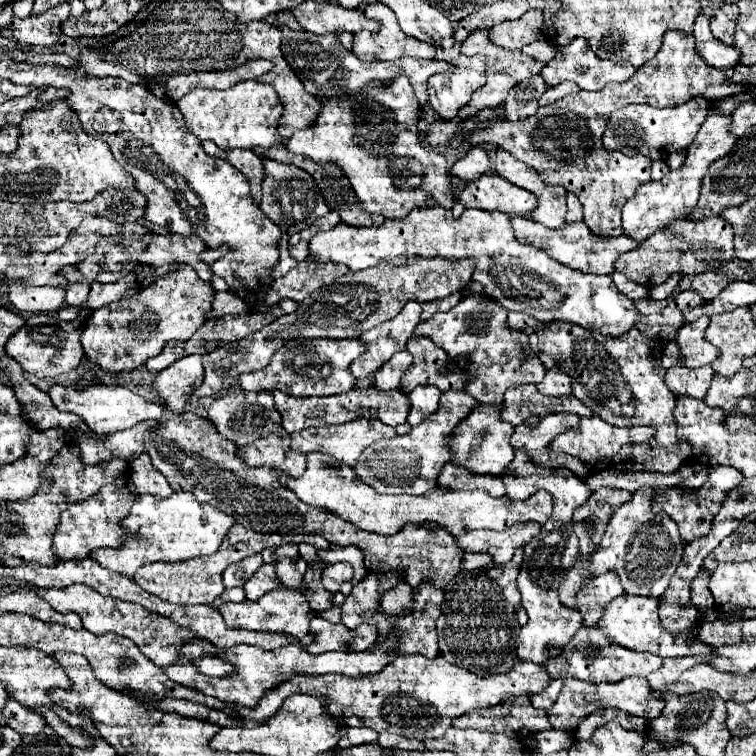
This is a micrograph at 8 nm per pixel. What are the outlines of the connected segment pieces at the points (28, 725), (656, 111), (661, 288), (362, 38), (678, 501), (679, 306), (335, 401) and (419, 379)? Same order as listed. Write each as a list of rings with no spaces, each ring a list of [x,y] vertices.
[[[7,700],[3,708],[5,722],[19,734],[39,734],[45,728],[45,718],[33,710],[21,708],[15,700]]]
[[[691,98],[689,102],[673,108],[653,108],[649,104],[629,104],[621,110],[615,110],[603,132],[603,148],[621,150],[627,156],[643,154],[651,160],[665,160],[671,152],[689,148],[693,138],[699,132],[699,126],[707,118],[707,100]]]
[[[673,274],[673,276],[669,276],[663,284],[653,286],[653,288],[649,290],[649,296],[651,296],[653,300],[665,300],[665,298],[669,298],[669,296],[675,292],[677,284],[683,280],[683,276],[685,276],[685,274]]]
[[[373,2],[365,6],[365,16],[379,22],[377,32],[357,32],[353,34],[351,52],[367,62],[375,60],[397,60],[399,56],[417,56],[417,58],[433,58],[433,44],[421,42],[413,36],[401,32],[395,14],[389,6],[381,2]]]
[[[715,466],[709,470],[707,482],[699,490],[685,490],[685,488],[661,488],[655,496],[655,506],[659,510],[665,510],[679,526],[679,534],[685,542],[693,542],[701,536],[709,534],[713,516],[719,512],[721,502],[729,494],[729,490],[737,488],[743,480],[743,474],[733,466]]]
[[[441,206],[413,208],[405,218],[385,218],[377,228],[355,228],[349,224],[337,224],[327,232],[317,232],[309,242],[309,254],[313,264],[345,264],[349,270],[365,270],[377,264],[377,260],[403,262],[409,256],[445,258],[451,262],[471,260],[477,268],[473,280],[479,282],[485,292],[503,304],[507,310],[517,310],[533,316],[539,322],[565,320],[589,330],[601,330],[603,336],[619,336],[629,328],[643,330],[649,338],[673,340],[673,332],[685,324],[683,312],[695,304],[695,292],[679,292],[663,312],[655,316],[641,316],[631,298],[621,294],[611,276],[583,274],[551,260],[545,252],[531,244],[523,244],[515,238],[511,220],[505,212],[466,209],[461,218],[455,218],[451,210]]]
[[[273,392],[277,410],[283,418],[283,428],[287,432],[299,432],[311,426],[329,426],[329,424],[343,424],[351,420],[349,406],[345,408],[343,394],[329,396],[329,398],[309,398],[299,400],[285,392]]]
[[[411,338],[407,348],[413,356],[413,366],[401,378],[403,392],[411,392],[419,384],[433,384],[441,392],[451,388],[463,388],[465,376],[461,372],[451,372],[447,368],[449,356],[429,338]]]

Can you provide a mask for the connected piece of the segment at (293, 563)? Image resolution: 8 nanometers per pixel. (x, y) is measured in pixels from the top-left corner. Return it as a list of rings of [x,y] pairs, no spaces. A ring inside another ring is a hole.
[[[301,556],[297,558],[283,558],[275,564],[277,568],[277,578],[285,584],[285,586],[293,586],[293,588],[299,588],[301,586],[301,580],[303,580],[303,574],[307,570],[307,564]]]

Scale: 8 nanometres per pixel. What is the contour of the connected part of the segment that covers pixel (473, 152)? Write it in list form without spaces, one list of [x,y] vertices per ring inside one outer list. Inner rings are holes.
[[[473,146],[465,158],[457,160],[451,168],[451,174],[463,180],[477,180],[491,170],[491,158],[483,146]]]

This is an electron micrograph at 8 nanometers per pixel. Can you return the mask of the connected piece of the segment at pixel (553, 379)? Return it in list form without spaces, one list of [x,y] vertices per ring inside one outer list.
[[[547,368],[547,374],[541,384],[537,384],[537,390],[547,396],[565,396],[571,394],[571,378],[561,372],[561,368]]]

